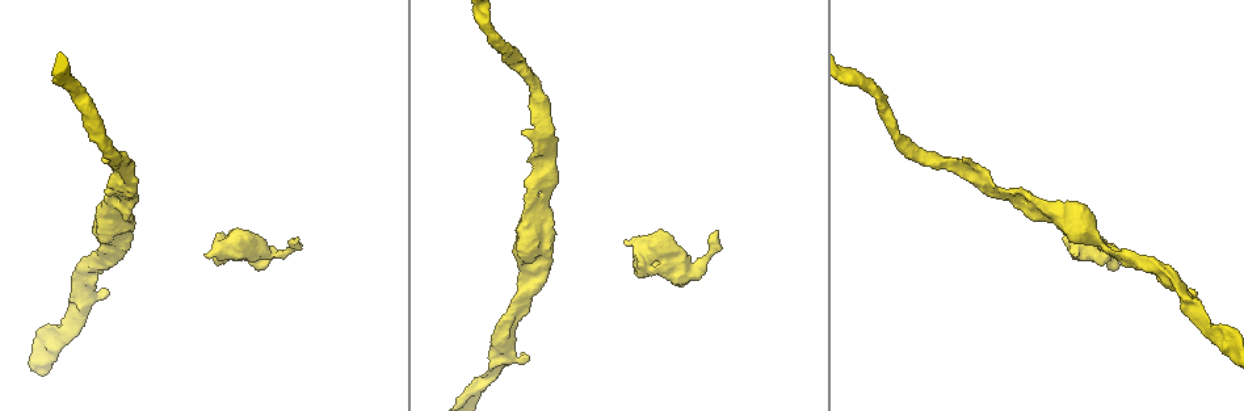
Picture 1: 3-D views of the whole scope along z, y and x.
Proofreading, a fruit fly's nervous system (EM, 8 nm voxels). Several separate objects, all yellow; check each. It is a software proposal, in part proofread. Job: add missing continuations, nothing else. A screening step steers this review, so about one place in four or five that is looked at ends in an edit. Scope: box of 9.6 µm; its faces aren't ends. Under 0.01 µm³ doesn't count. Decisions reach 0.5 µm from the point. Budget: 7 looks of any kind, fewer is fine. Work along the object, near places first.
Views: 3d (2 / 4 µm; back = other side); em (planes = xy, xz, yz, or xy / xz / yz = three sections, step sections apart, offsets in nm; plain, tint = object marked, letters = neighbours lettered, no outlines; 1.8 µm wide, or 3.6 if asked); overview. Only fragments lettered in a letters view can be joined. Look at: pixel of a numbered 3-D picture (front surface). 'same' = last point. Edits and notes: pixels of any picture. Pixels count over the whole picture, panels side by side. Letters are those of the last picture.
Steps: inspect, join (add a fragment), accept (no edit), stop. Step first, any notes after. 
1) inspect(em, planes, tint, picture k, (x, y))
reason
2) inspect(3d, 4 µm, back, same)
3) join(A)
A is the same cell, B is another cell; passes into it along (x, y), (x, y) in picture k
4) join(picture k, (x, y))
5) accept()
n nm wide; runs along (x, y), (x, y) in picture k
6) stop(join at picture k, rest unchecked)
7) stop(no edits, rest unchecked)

inspect(3d, 2 µm, picture 1, (627, 241))
an open end

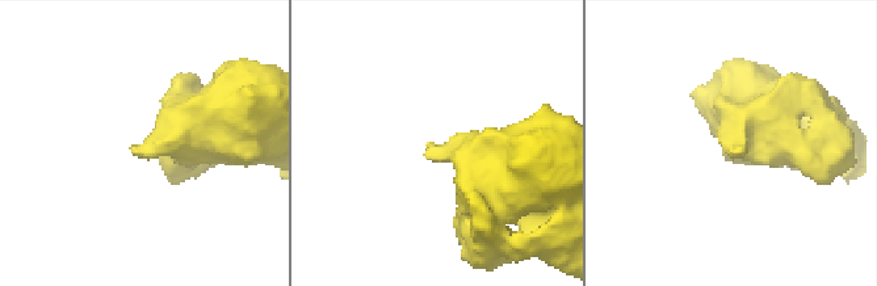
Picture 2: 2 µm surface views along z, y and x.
inspect(em, 3.6 µm, planes, letters, picture 2, (732, 149))

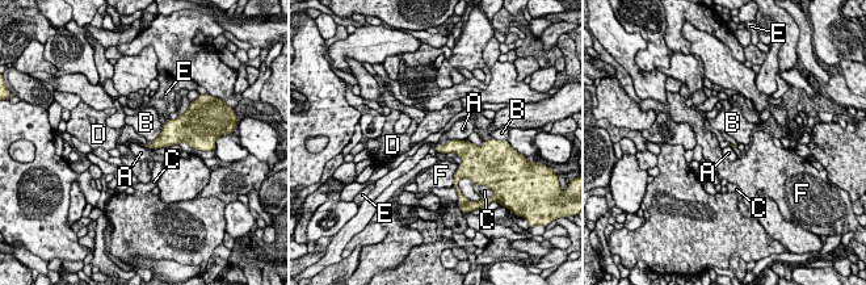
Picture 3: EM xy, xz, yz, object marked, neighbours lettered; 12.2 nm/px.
join(D)
D is the same cell, A, B, C, E and F are other cells; it goes on there

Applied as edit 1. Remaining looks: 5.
inspect(3d, 4 µm, picture 1, (716, 231))
branch stops here

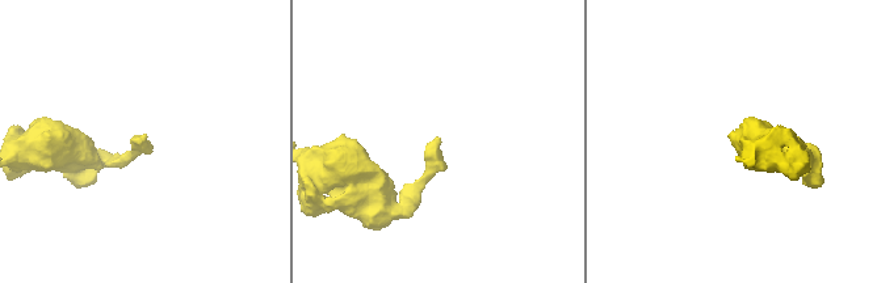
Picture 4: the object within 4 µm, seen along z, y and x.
inspect(em, 3.6 µm, yz, step 16, tint, picture 4, (144, 134))
need the tissue

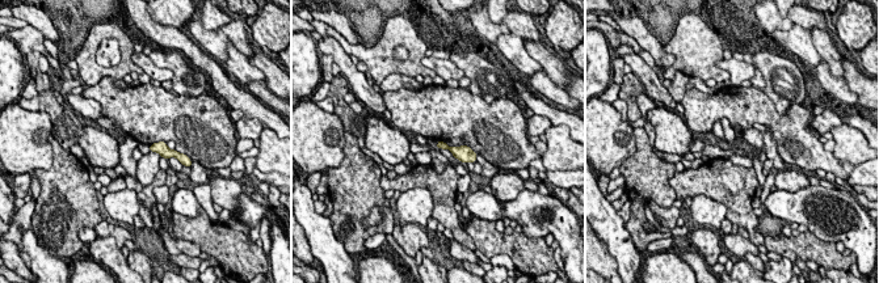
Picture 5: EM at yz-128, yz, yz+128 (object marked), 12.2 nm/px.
inspect(em, 3.6 µm, planes, letters, same)

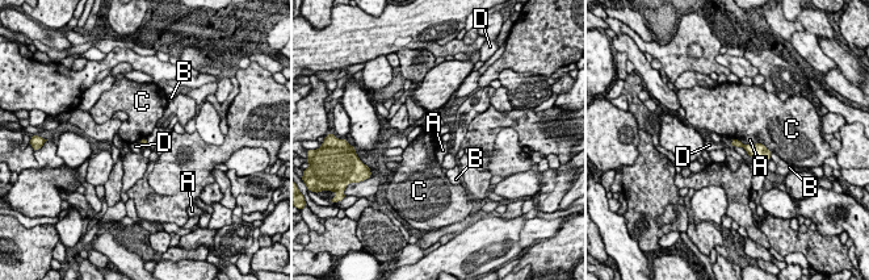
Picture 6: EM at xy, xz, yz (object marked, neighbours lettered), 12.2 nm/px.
accept()
A, B, C and D are other cells; border along (763, 145), (771, 151) in picture 6; no lettered fragment goes on from it

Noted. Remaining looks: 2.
stop(join at picture 3, rest unchecked)

